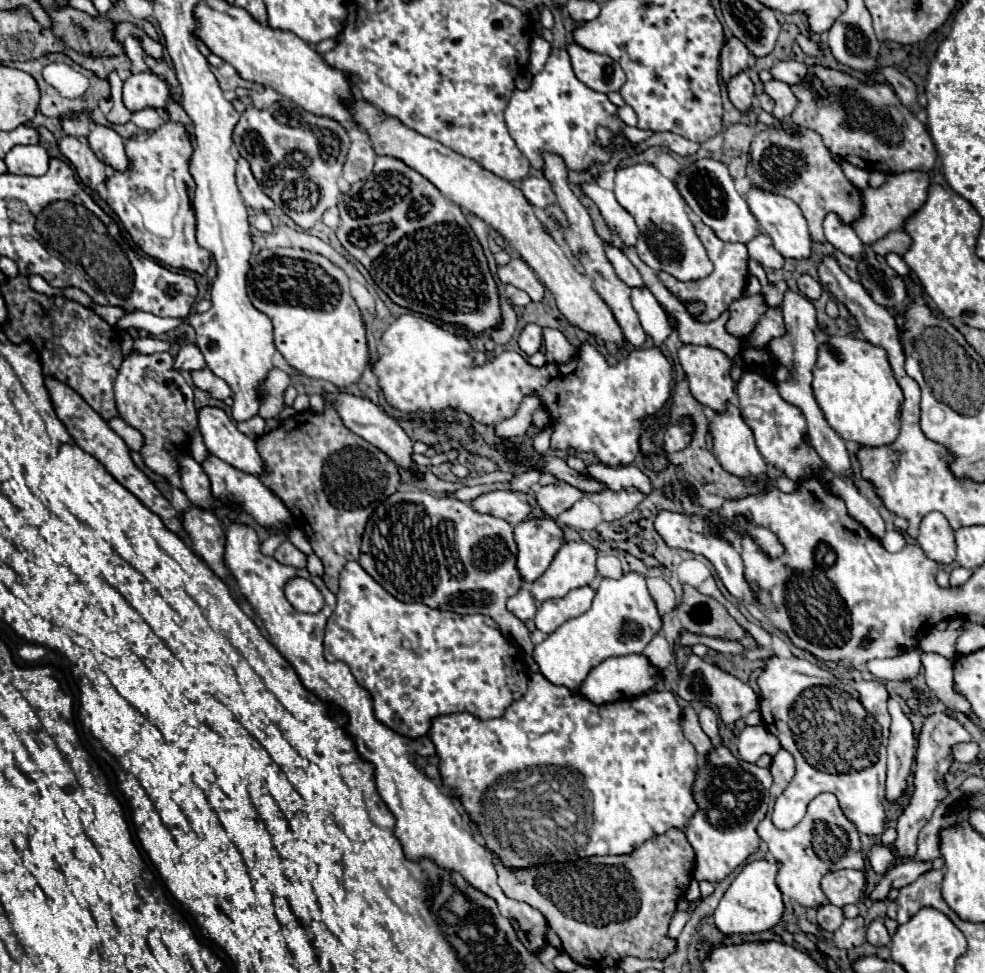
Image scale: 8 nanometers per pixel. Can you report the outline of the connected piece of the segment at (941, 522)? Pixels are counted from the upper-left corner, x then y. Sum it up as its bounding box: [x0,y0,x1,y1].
[916,513,956,565]

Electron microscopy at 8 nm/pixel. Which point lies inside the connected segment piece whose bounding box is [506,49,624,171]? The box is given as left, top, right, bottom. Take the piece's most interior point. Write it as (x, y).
(559, 114)

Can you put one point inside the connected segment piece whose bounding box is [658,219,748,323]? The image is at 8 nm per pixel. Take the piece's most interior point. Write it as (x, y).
(727, 282)

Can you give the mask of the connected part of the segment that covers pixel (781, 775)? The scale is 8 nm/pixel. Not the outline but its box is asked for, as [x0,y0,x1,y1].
[770,749,794,803]

